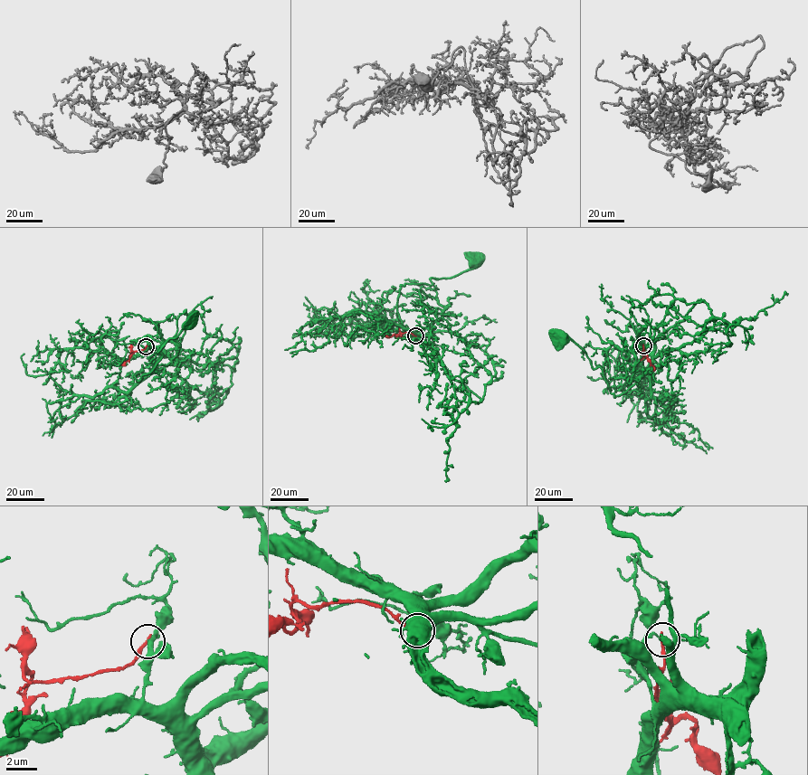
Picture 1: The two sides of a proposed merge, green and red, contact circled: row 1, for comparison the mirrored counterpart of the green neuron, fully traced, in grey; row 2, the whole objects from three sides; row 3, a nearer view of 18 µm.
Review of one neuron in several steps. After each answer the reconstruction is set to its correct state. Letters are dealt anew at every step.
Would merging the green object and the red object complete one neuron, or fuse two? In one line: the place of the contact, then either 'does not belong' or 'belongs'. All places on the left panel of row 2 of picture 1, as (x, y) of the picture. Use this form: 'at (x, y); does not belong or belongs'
at (146, 346); does not belong

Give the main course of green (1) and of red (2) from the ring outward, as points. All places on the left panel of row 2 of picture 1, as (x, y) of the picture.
1: (146, 346), (151, 363), (137, 373), (137, 380), (152, 370), (168, 339), (194, 320)
2: (146, 346), (140, 350), (130, 351), (129, 358), (121, 364)

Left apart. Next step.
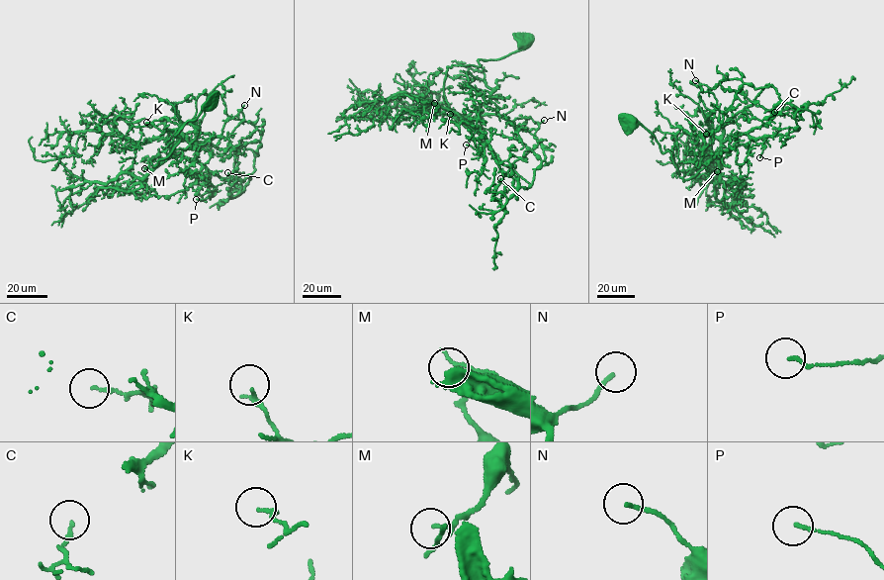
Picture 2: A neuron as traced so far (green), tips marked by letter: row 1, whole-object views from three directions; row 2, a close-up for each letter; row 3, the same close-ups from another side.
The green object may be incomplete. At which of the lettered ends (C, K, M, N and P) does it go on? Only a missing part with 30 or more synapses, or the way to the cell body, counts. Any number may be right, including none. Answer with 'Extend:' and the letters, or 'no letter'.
Extend: no letter

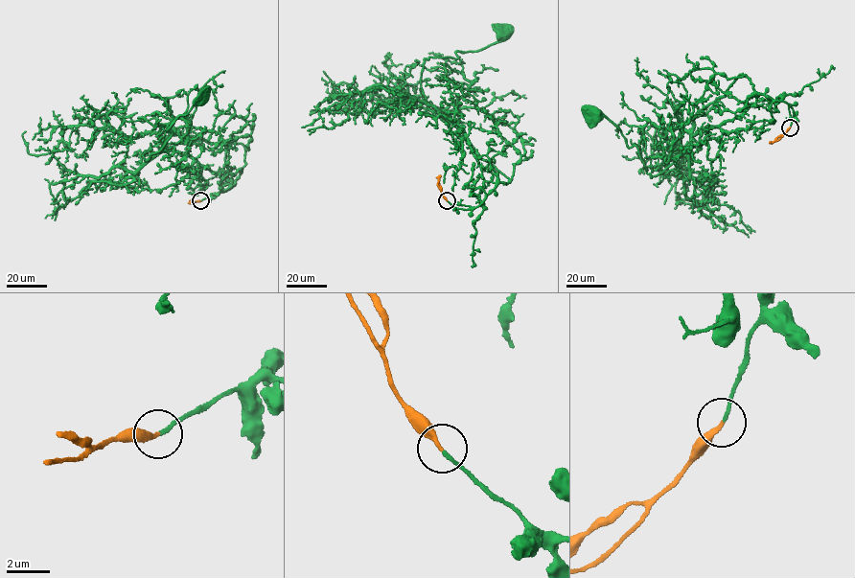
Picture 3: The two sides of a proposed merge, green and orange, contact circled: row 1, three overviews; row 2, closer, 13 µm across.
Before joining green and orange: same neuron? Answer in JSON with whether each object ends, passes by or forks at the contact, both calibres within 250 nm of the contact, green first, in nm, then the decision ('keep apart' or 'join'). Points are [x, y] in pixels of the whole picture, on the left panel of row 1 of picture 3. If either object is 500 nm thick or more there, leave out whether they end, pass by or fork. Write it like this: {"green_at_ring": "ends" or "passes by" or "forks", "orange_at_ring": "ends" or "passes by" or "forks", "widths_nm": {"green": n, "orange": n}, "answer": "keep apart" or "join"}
{"green_at_ring": "ends", "orange_at_ring": "ends", "widths_nm": {"green": 150, "orange": 260}, "answer": "join"}

